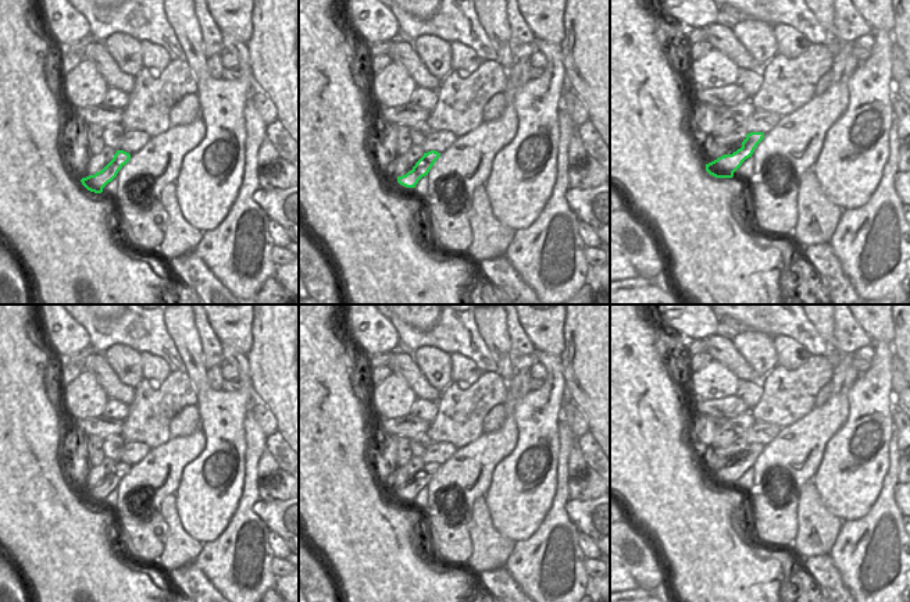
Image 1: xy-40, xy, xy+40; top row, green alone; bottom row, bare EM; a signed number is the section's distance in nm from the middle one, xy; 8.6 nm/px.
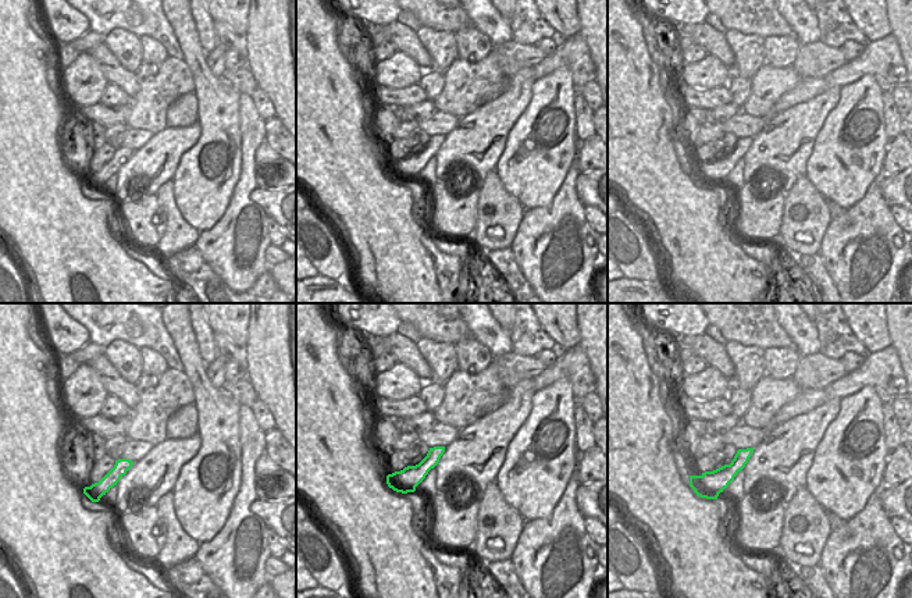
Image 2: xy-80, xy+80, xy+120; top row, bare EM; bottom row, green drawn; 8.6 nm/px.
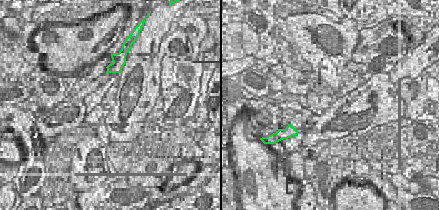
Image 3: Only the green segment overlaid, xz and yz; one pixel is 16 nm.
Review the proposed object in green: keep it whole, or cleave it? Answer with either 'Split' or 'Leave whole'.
Leave whole

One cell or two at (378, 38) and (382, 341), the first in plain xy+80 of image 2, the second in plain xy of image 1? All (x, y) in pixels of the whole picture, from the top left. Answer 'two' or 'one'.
two

